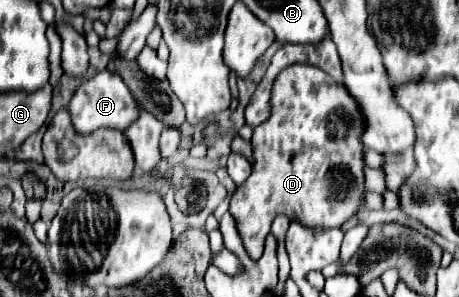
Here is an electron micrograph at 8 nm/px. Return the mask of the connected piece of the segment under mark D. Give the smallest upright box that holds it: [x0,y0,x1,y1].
[229,64,365,260]

